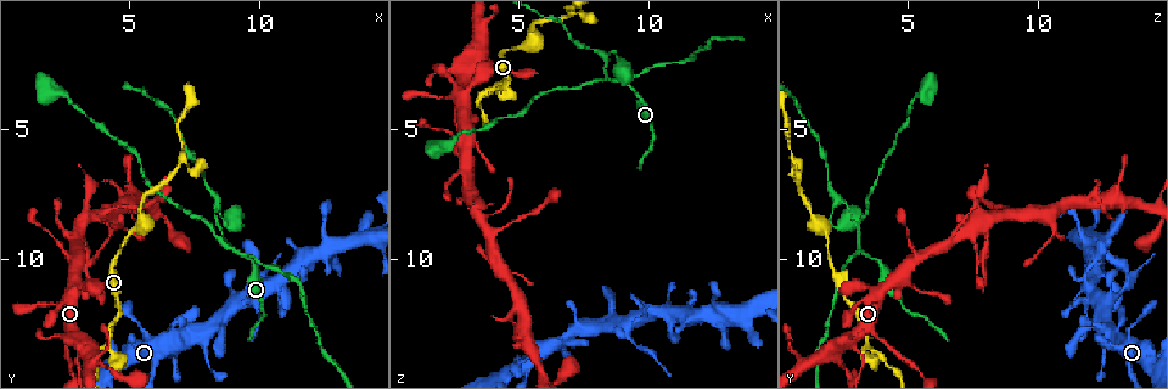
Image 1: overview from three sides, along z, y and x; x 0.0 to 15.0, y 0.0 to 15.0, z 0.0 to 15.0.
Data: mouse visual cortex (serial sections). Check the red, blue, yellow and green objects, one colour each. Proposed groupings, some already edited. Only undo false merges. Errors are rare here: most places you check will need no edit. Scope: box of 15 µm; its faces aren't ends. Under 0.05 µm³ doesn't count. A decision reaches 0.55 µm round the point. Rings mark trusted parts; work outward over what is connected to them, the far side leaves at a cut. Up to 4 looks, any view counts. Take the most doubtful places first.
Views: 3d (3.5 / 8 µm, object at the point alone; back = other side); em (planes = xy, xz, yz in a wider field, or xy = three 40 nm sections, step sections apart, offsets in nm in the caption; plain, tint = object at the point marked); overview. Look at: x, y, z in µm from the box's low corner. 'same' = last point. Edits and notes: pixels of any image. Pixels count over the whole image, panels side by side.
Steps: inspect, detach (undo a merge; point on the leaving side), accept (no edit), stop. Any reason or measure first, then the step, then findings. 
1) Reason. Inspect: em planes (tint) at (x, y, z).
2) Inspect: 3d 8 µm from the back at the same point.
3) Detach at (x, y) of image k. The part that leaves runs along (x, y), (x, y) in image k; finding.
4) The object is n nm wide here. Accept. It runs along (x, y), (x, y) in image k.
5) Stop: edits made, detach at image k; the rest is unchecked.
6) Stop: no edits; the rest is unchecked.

Sharp bend. Inspect: 3d 3.5 µm at (8.7, 9.5, 3.1).

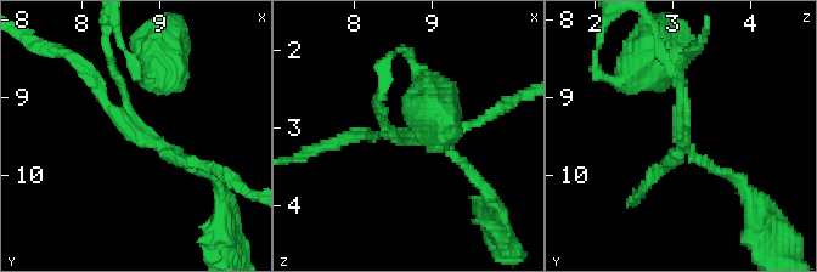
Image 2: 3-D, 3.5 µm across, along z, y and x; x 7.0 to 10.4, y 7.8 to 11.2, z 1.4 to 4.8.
3 arms meet here; the arms are 150, 150, 150 nm wide. Inspect: em xy step 1 (tint) at (8.65, 9.45, 3.10).

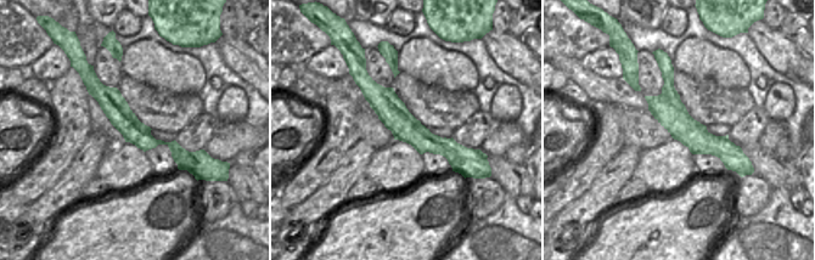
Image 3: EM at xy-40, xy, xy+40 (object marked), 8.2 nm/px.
Detach at (91, 74) of image 2. A border runs along (662, 92), (678, 109), (686, 111) in image 3; two cells meet here.

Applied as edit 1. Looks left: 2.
Abrupt turn. Inspect: 3d 3.5 µm at (8.5, 7.7, 2.4).

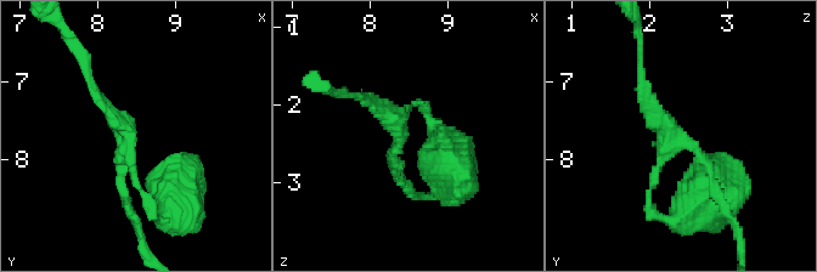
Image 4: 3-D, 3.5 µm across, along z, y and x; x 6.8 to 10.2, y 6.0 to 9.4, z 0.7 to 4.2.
Shape alone is not enough. Inspect: em xy step 2 (tint) at (8.35, 7.75, 2.35).

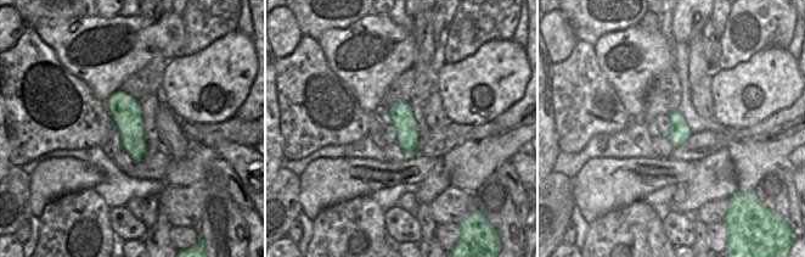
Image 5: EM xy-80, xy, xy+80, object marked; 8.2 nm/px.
Accept. All the same cell.

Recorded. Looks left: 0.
Stop: edits made, detach at image 2; the rest is unchecked.

